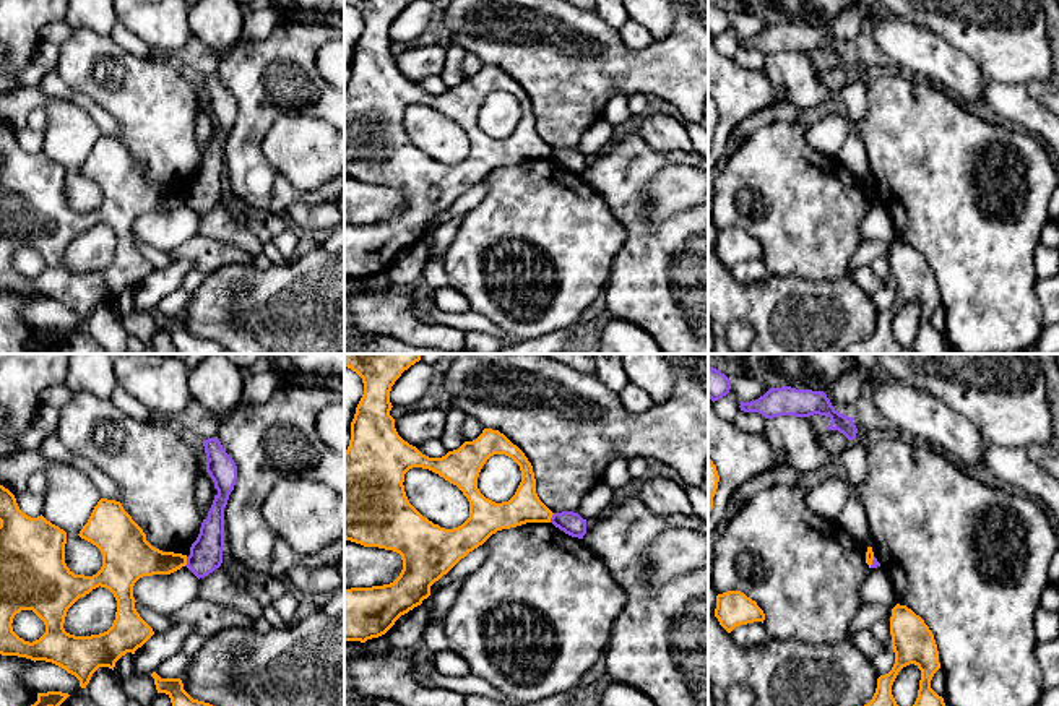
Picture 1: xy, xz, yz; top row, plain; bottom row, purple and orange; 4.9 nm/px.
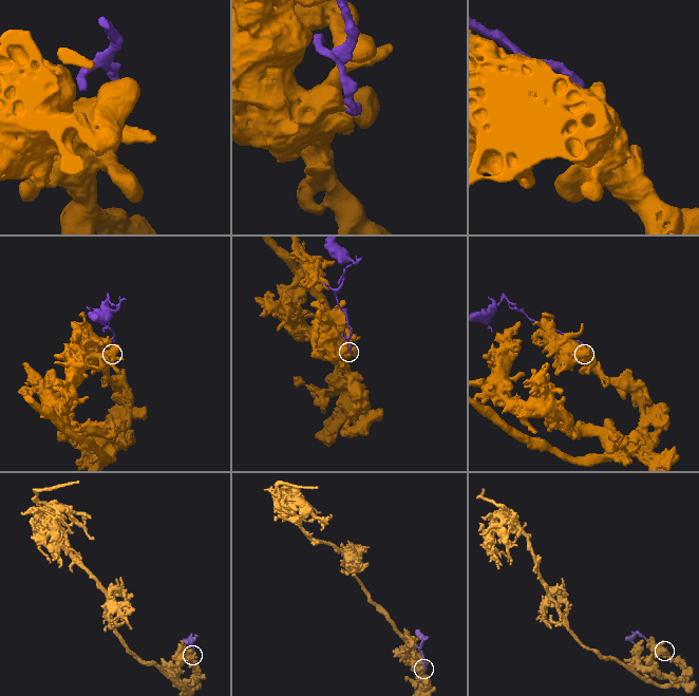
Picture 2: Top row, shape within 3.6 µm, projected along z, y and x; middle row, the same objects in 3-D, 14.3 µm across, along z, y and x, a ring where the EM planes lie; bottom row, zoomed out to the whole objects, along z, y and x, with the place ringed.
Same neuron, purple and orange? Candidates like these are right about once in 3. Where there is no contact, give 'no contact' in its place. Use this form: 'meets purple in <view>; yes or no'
meets purple in xy; no

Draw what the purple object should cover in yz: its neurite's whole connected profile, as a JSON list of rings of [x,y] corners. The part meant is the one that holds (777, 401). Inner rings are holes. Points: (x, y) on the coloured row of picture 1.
[[[791,386],[770,388],[755,401],[741,401],[739,407],[744,412],[759,412],[765,419],[780,415],[809,417],[819,414],[832,420],[827,430],[838,430],[849,441],[858,433],[853,417],[840,414],[823,391],[796,390]]]

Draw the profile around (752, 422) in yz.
[[[739,411],[733,420],[733,424],[742,430],[742,432],[749,432],[754,435],[763,435],[765,432],[765,422],[767,419],[759,414],[759,412],[744,412]]]

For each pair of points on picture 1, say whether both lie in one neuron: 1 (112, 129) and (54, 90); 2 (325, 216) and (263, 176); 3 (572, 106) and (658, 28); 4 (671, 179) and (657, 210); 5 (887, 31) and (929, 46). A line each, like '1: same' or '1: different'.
1: same
2: different
3: different
4: same
5: same

